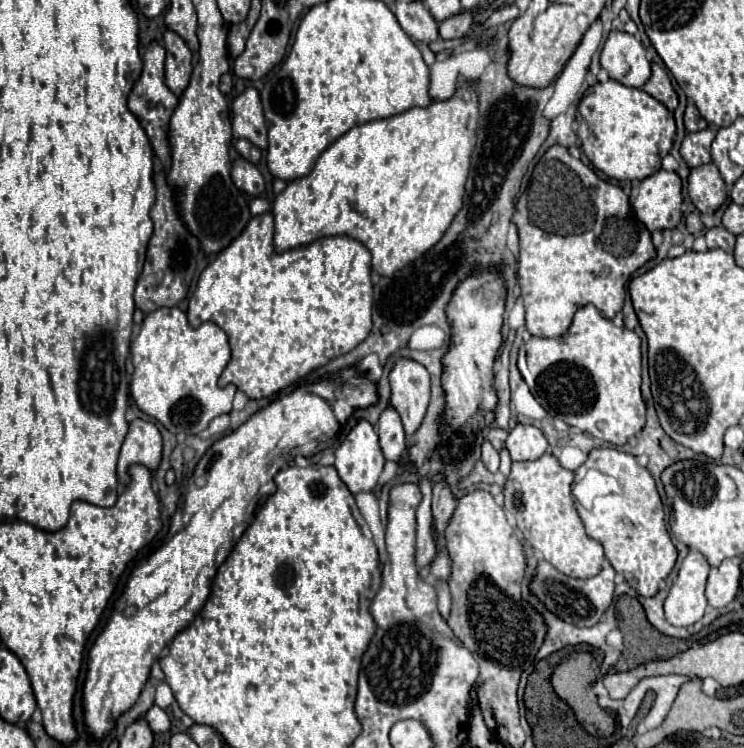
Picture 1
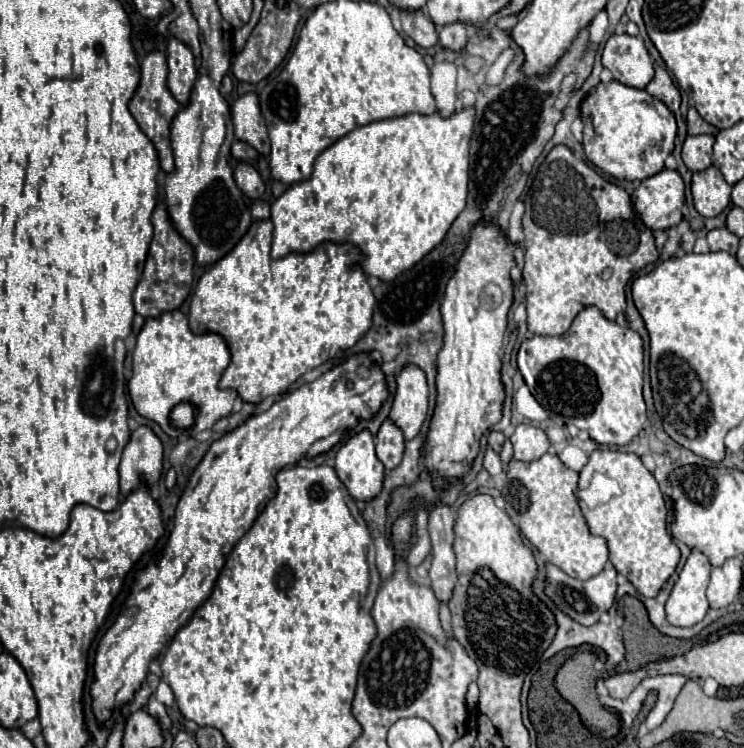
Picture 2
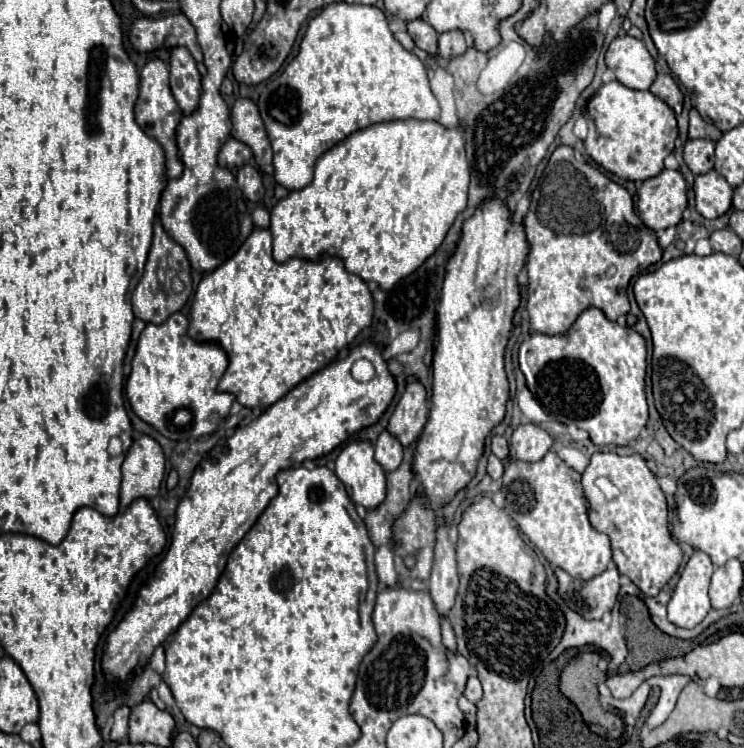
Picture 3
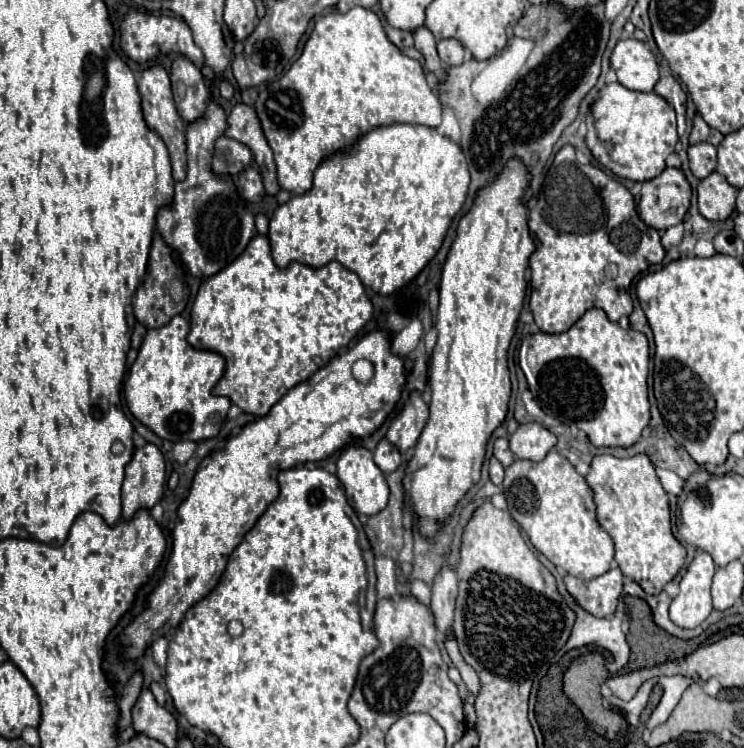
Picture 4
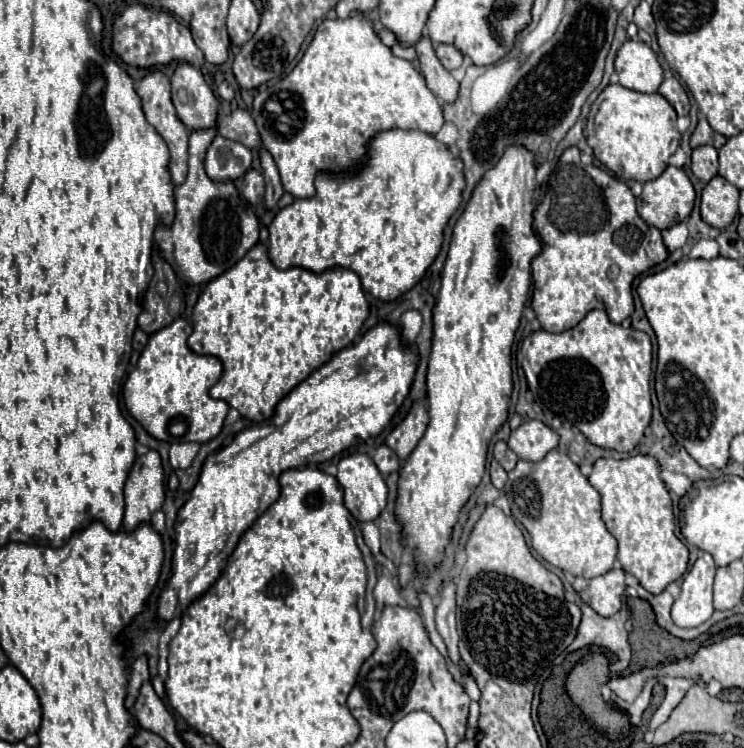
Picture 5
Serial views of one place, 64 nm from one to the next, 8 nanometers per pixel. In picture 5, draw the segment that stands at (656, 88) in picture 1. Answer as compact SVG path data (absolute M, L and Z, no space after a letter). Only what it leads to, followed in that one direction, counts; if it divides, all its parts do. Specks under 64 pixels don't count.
M666 78L658 92L674 106L674 110L678 112L678 116L688 116L690 114L690 100L686 90L680 86L680 82L676 78Z

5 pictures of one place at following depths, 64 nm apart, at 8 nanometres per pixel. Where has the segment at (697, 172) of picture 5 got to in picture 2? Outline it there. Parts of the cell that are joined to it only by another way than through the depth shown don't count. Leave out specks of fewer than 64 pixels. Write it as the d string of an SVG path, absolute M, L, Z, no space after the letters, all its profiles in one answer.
M688 136L682 148L682 160L692 172L702 172L712 166L712 146L714 136Z

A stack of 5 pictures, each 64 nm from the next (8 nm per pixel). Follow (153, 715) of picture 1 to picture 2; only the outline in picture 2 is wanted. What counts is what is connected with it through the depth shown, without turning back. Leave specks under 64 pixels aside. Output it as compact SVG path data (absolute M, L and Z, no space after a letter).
M152 694L150 700L148 700L148 712L154 714L154 716L158 716L162 728L170 728L170 718L168 718L168 714L166 714L166 706L164 706L162 702L158 702L154 694Z

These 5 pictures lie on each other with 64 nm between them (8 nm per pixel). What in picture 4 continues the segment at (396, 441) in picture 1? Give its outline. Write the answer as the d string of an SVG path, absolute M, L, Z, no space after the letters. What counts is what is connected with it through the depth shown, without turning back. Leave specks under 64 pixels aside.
M384 438L384 440L380 440L380 444L376 446L374 462L376 462L376 466L378 466L382 472L394 472L394 470L400 466L402 456L400 456L400 452Z

